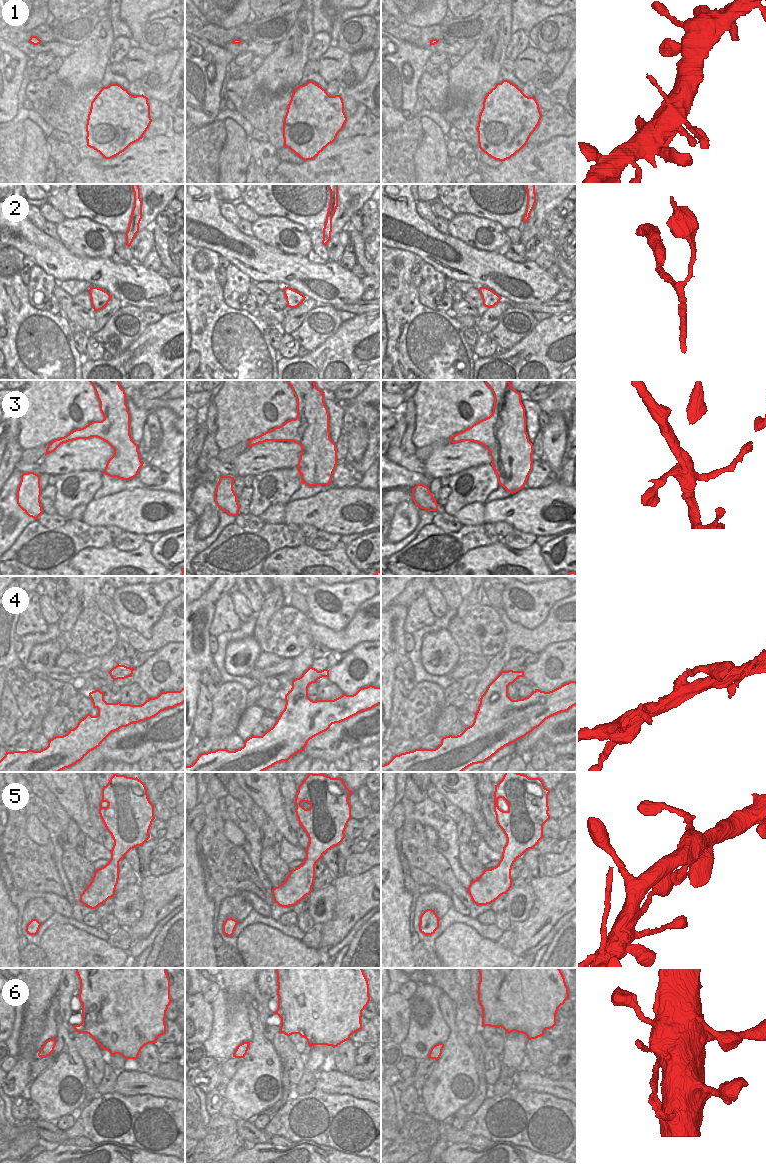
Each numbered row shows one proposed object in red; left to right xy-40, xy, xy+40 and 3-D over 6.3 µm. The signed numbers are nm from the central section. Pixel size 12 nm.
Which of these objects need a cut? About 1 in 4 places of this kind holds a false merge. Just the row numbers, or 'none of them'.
6

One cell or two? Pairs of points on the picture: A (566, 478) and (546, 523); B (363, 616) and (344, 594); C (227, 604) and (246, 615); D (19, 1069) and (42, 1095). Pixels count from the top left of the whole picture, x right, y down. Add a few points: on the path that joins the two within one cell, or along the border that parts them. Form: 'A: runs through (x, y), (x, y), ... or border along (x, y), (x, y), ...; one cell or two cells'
A: border along (564, 463), (558, 480), (566, 486); two cells
B: border along (370, 598), (357, 608), (352, 619), (343, 628); two cells
C: border along (229, 592), (232, 598), (233, 610), (242, 622); two cells
D: border along (32, 1080), (29, 1088); two cells

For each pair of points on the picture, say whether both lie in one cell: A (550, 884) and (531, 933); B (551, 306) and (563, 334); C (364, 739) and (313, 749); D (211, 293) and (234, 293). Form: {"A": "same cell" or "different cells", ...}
{"A": "same cell", "B": "different cells", "C": "same cell", "D": "different cells"}

